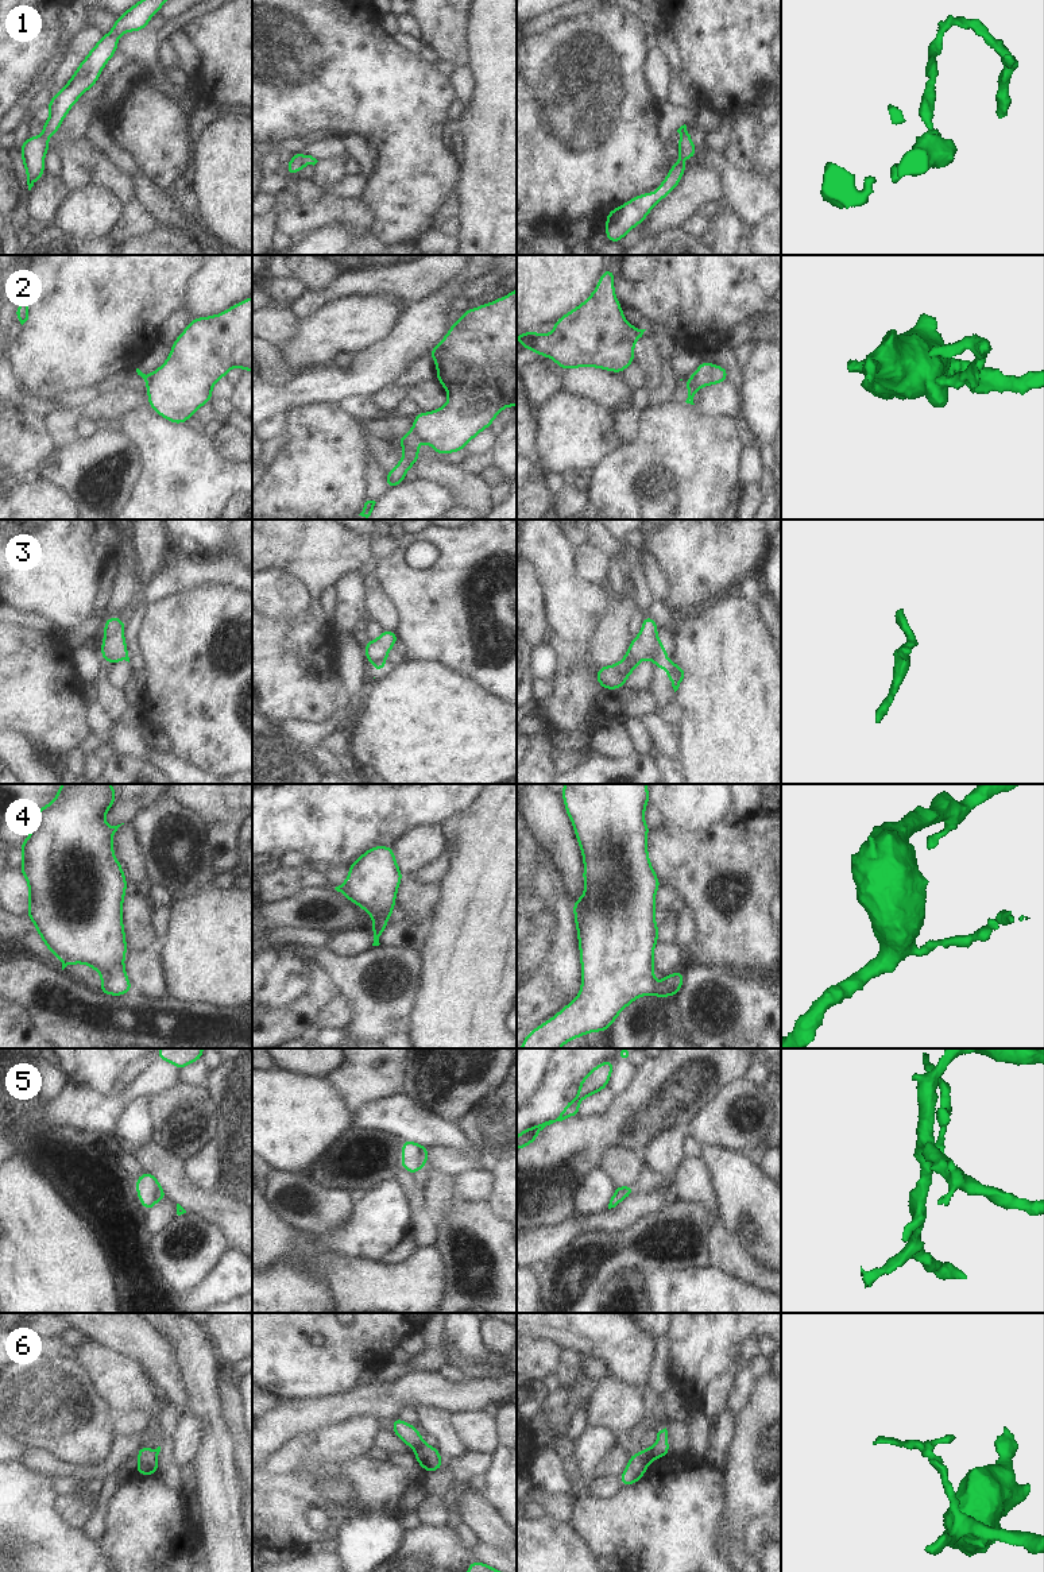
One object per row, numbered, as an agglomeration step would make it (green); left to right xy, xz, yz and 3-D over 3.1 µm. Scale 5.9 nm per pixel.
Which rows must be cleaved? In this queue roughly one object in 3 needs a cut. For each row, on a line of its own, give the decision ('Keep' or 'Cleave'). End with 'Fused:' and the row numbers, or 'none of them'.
1: Keep
2: Cleave
3: Keep
4: Keep
5: Cleave
6: Cleave
Fused: 2, 5, 6.

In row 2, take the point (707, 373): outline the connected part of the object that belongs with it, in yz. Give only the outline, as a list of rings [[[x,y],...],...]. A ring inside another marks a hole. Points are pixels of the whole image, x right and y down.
[[[703,360],[695,374],[692,375],[692,381],[696,387],[707,387],[708,385],[718,385],[720,382],[726,382],[728,378],[728,372],[722,366],[715,366],[707,360]]]

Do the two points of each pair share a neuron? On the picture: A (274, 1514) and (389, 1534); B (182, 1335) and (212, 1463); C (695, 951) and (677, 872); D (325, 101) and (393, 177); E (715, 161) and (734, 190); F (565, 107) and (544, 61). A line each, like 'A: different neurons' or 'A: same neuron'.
A: different neurons
B: same neuron
C: same neuron
D: same neuron
E: same neuron
F: same neuron

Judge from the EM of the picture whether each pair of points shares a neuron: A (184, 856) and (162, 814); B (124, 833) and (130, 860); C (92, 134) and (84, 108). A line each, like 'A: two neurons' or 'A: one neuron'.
A: one neuron
B: one neuron
C: two neurons

